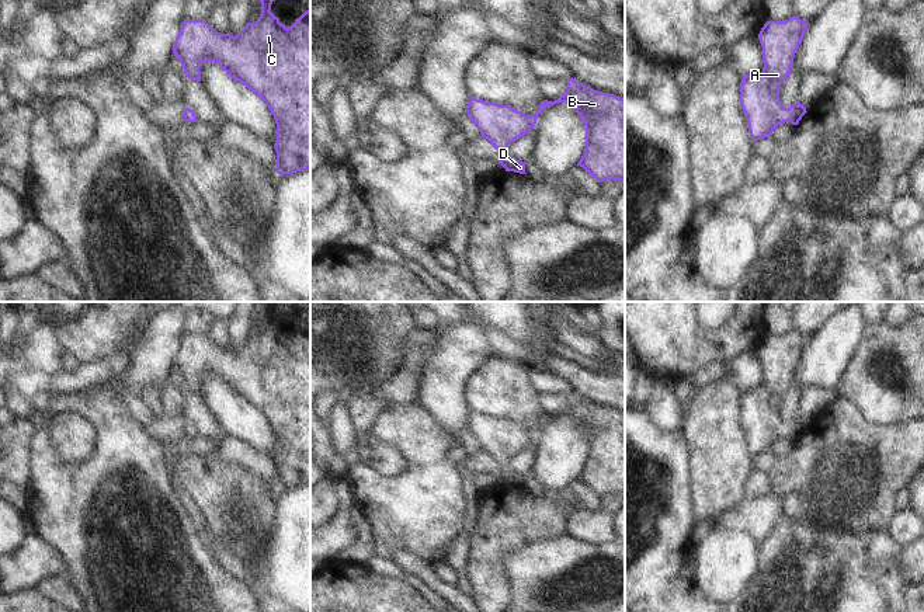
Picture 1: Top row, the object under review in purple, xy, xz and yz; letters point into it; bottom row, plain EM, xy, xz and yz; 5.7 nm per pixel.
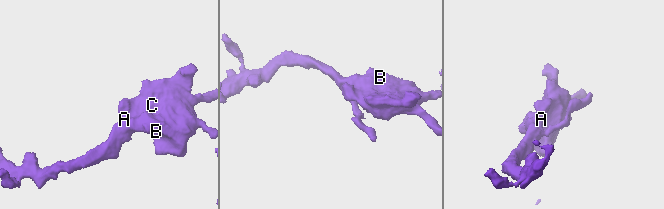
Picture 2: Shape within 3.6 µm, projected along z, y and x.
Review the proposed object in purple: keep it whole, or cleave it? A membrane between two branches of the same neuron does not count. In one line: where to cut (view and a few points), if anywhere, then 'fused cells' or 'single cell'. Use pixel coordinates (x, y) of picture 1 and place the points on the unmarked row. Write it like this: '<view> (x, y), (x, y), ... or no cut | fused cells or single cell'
no cut | single cell

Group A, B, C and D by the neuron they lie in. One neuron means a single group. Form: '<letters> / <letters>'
A B C D

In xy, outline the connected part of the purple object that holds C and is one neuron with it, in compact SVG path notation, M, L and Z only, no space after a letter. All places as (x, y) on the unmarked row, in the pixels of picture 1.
M260 306L261 328L256 337L247 337L236 350L218 348L206 334L184 334L173 359L188 393L201 396L201 380L216 376L232 393L257 408L274 430L277 438L277 487L293 488L310 483L310 324L291 341L279 337L271 327L275 316Z

